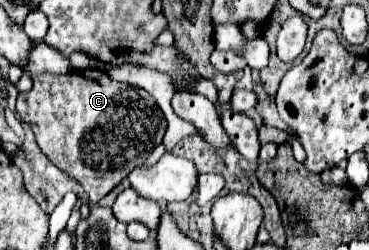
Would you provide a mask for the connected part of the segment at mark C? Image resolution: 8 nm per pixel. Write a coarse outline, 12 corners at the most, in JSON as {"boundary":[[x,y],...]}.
{"boundary":[[97,69],[35,75],[17,115],[95,205],[167,121]]}

